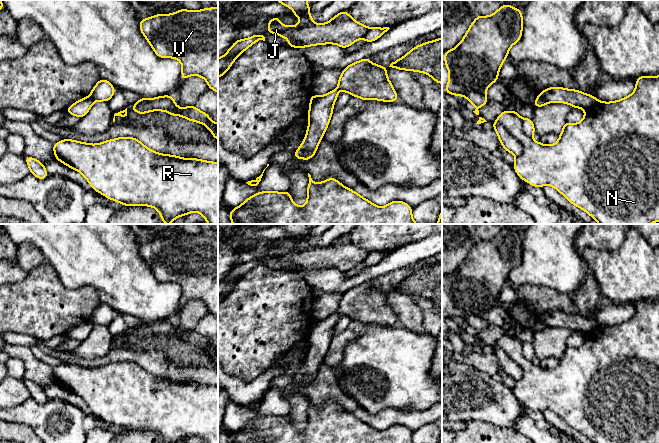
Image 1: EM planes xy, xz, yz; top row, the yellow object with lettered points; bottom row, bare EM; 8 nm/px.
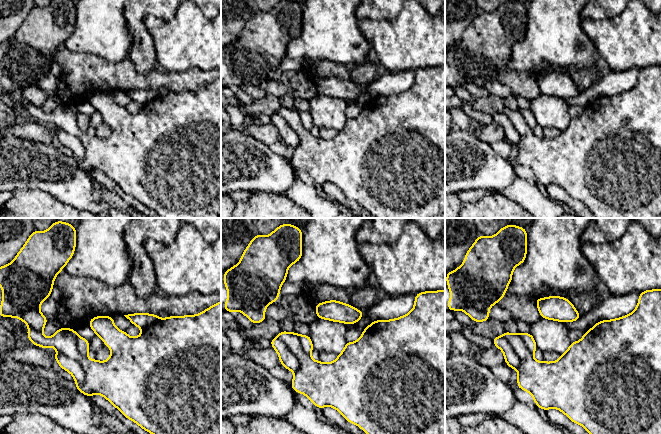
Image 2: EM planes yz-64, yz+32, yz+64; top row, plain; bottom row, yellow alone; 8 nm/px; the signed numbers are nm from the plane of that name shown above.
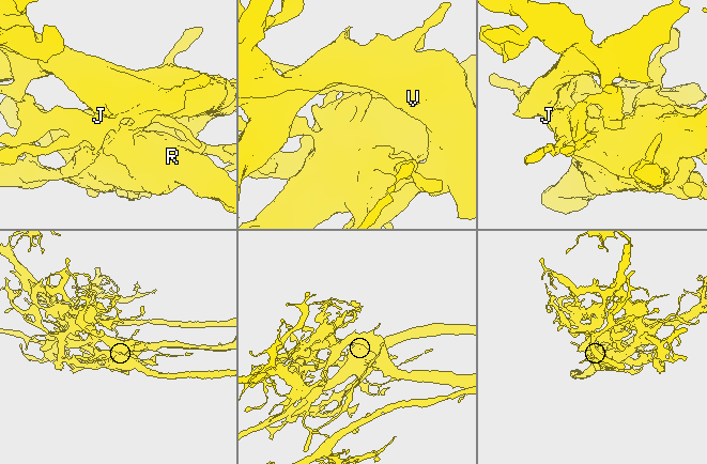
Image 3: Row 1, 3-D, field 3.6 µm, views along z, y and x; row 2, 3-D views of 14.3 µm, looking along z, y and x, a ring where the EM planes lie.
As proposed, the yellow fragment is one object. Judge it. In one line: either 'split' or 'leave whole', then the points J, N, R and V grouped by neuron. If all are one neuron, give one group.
split | J V / N R

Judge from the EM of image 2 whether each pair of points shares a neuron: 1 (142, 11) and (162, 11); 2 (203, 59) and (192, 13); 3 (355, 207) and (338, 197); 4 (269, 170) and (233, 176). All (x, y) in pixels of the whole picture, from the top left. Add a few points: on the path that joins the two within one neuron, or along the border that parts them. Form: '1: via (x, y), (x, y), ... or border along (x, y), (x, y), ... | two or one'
1: via (147, 10), (157, 10) | one
2: via (203, 48), (192, 36), (192, 24) | one
3: via (351, 204), (342, 199) | one
4: via (260, 170), (242, 170) | one

